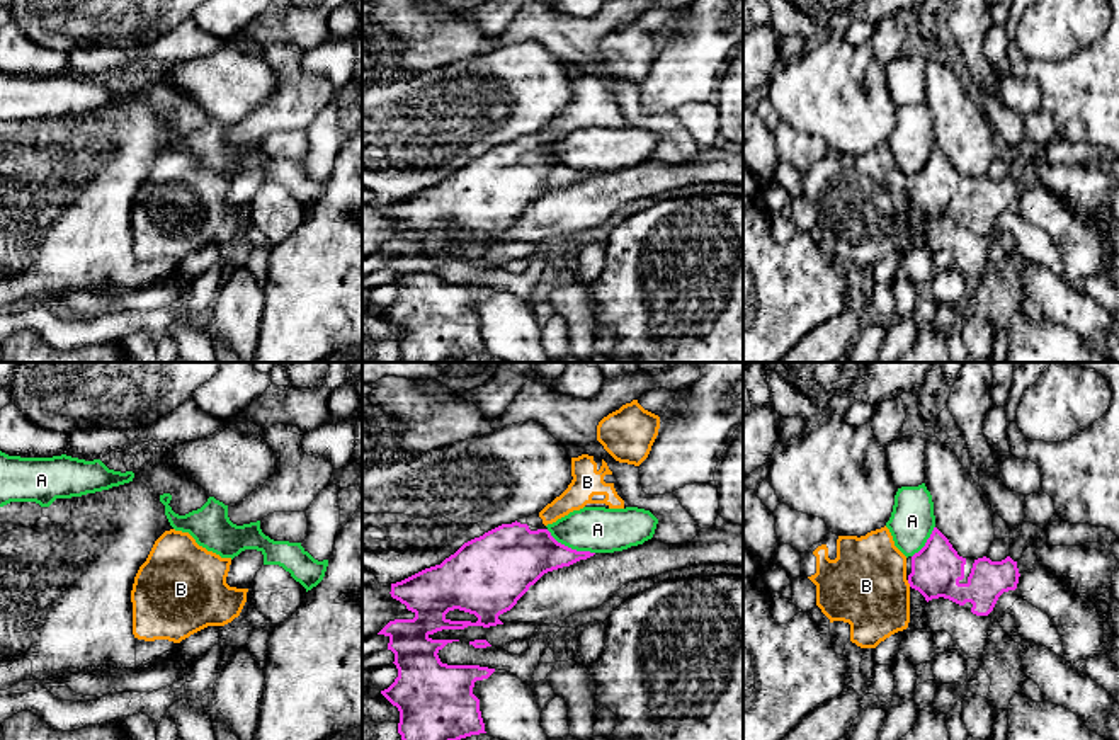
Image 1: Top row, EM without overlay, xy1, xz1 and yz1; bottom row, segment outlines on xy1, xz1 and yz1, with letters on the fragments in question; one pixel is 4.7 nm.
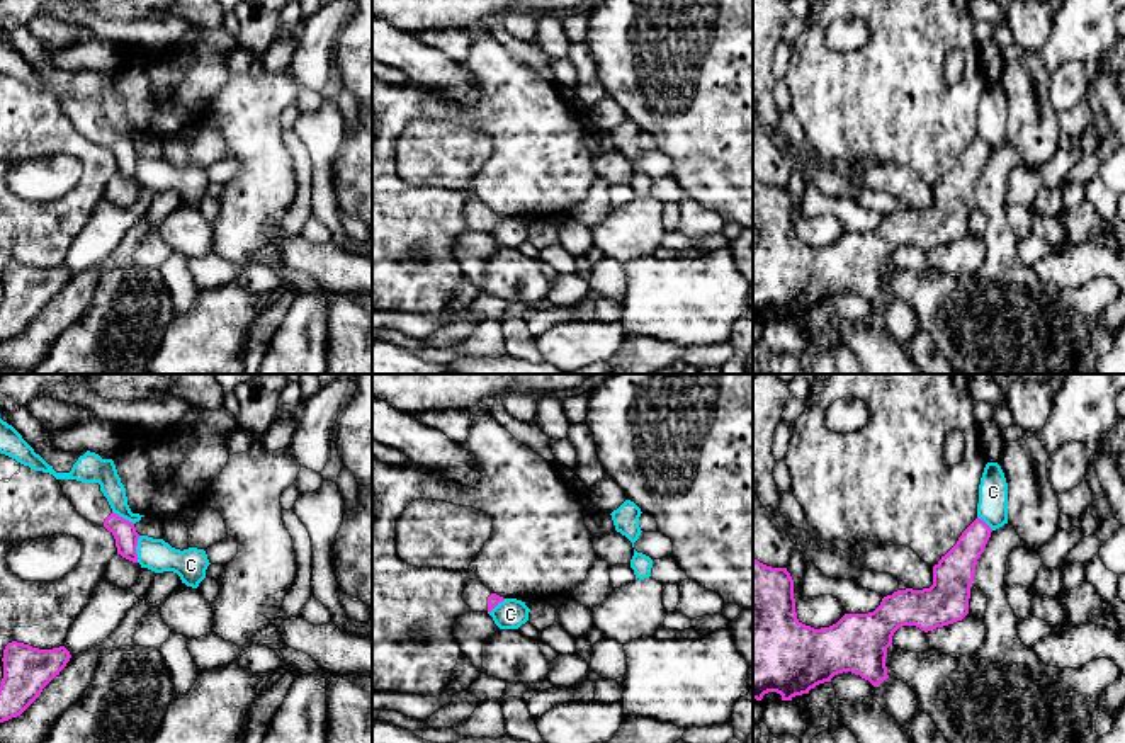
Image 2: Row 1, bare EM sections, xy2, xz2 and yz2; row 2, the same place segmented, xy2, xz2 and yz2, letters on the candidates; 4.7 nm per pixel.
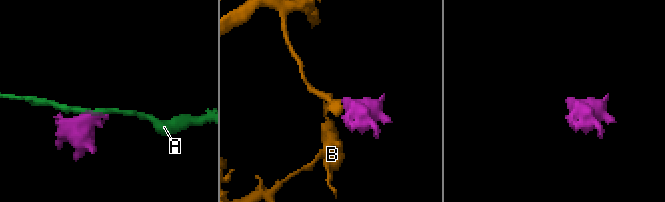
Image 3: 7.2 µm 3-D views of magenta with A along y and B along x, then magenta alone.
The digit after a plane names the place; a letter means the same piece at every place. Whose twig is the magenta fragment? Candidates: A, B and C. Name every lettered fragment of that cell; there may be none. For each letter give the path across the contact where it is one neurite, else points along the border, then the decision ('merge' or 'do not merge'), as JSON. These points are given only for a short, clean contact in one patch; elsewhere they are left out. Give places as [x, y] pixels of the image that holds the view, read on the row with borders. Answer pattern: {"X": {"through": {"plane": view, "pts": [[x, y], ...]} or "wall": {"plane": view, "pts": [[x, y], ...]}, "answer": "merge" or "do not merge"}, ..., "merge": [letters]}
{"A": {"answer": "do not merge"}, "B": {"through": {"plane": "yz1", "pts": [[936, 570], [927, 577], [908, 582], [866, 586]]}, "answer": "merge"}, "C": {"wall": {"plane": "xy2", "pts": [[140, 536], [136, 561]]}, "answer": "do not merge"}, "merge": ["B"]}

